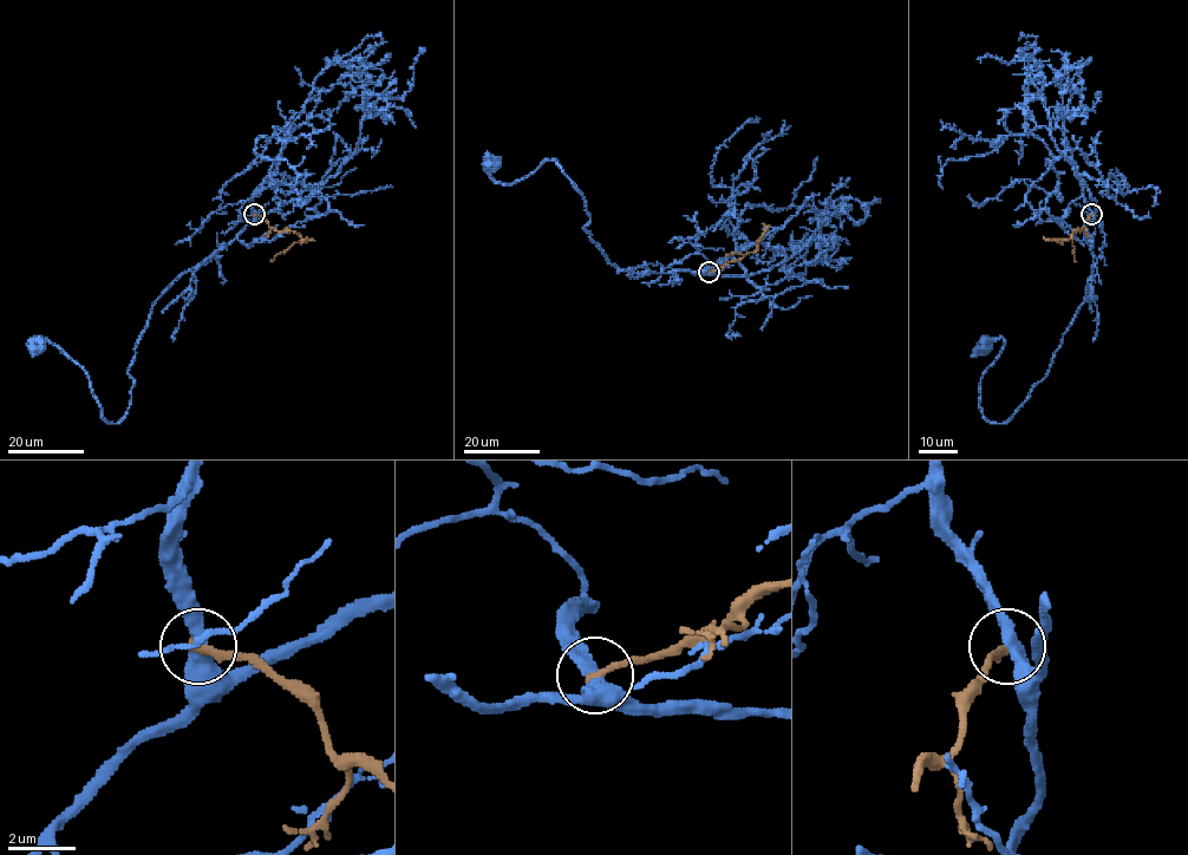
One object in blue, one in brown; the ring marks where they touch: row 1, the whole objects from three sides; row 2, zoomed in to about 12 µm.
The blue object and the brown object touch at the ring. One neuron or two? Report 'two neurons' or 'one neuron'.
two neurons

